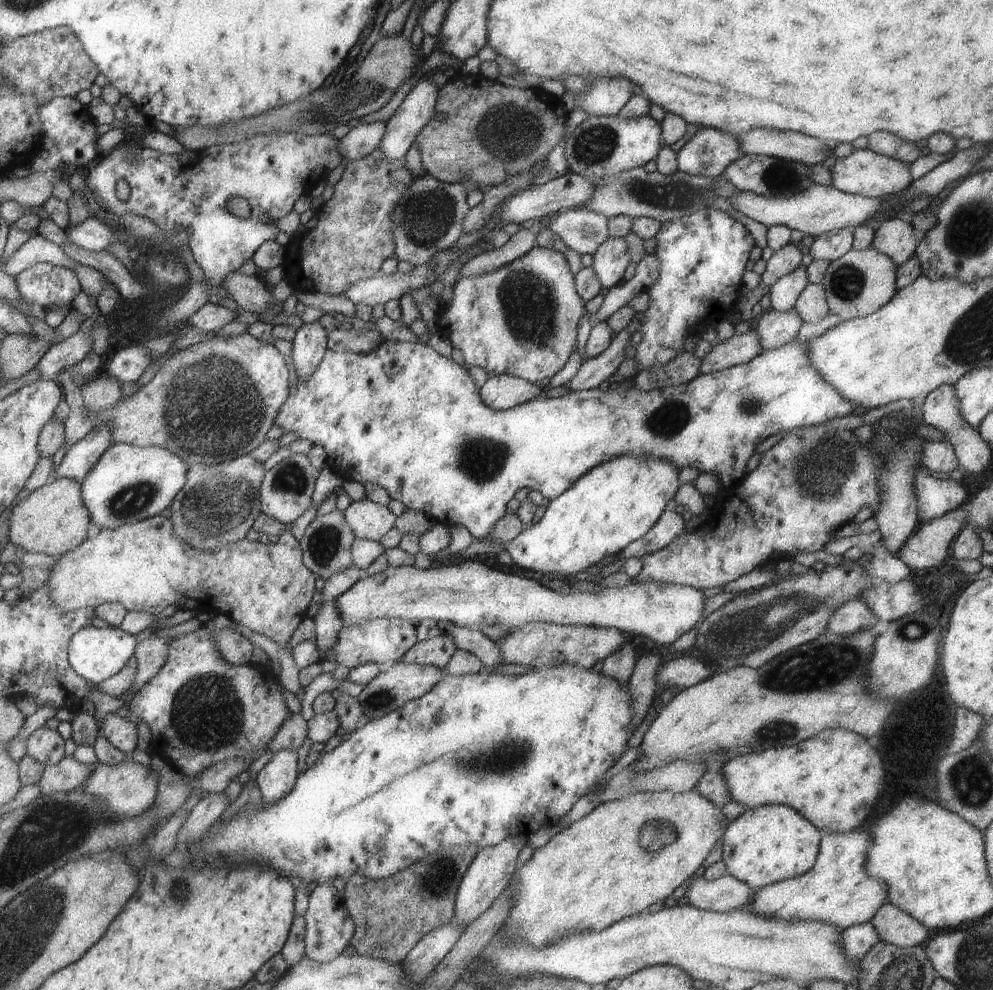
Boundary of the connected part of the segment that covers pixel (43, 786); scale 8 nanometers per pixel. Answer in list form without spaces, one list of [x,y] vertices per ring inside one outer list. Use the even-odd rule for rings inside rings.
[[[65,755],[57,764],[44,765],[43,772],[36,782],[40,794],[67,792],[79,788],[87,780],[92,768],[78,762],[73,755]]]

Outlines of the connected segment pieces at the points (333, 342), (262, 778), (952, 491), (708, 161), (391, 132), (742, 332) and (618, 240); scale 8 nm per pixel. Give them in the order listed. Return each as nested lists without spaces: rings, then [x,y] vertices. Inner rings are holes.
[[[340,327],[325,336],[325,345],[333,352],[368,353],[375,350],[381,341],[381,334],[374,328],[355,330]]]
[[[279,749],[256,774],[254,782],[264,803],[274,803],[285,796],[293,786],[297,774],[297,752]]]
[[[919,467],[914,475],[914,495],[918,504],[918,518],[927,521],[958,509],[967,501],[967,492],[960,481],[938,478]]]
[[[700,127],[676,152],[678,170],[716,177],[742,154],[738,140],[713,127]]]
[[[420,81],[406,94],[402,102],[395,109],[386,122],[386,129],[379,143],[379,148],[388,159],[395,160],[404,156],[414,142],[417,133],[431,120],[436,118],[435,103],[438,88],[434,82]]]
[[[751,325],[737,330],[726,341],[712,343],[710,352],[700,359],[698,374],[721,371],[727,367],[745,364],[763,349]]]
[[[608,237],[592,254],[590,266],[605,288],[611,288],[622,281],[623,271],[629,264],[627,242],[623,237]]]

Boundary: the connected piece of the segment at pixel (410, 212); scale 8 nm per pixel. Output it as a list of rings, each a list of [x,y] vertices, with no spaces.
[[[431,175],[415,179],[392,210],[394,256],[398,261],[420,265],[436,252],[451,247],[462,234],[467,209],[466,192],[461,183],[444,183]]]

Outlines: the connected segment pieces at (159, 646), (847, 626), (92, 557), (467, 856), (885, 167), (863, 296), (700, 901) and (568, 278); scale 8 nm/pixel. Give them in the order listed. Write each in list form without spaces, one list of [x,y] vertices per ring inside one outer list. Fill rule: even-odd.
[[[155,636],[143,639],[135,645],[132,656],[136,660],[136,671],[128,690],[133,688],[134,693],[160,669],[160,666],[164,663],[167,649],[167,638],[155,638]]]
[[[851,599],[835,609],[826,630],[834,635],[852,635],[860,630],[871,629],[877,620],[863,599]]]
[[[153,515],[136,523],[124,524],[116,529],[107,530],[101,529],[98,534],[91,540],[84,540],[79,543],[71,552],[66,552],[60,557],[54,558],[55,564],[53,565],[50,577],[45,582],[50,586],[50,597],[57,605],[61,612],[69,612],[80,608],[93,609],[97,605],[104,602],[118,602],[121,603],[127,611],[141,611],[149,613],[150,615],[156,615],[163,610],[166,606],[175,606],[176,610],[193,610],[196,614],[200,612],[206,612],[208,614],[215,615],[217,612],[224,614],[233,623],[241,624],[245,628],[249,628],[251,632],[258,632],[267,636],[276,642],[281,647],[286,646],[286,640],[290,638],[291,633],[297,628],[297,625],[304,619],[307,607],[309,606],[311,595],[314,591],[315,576],[308,569],[302,561],[302,550],[298,540],[290,533],[290,530],[283,531],[278,536],[278,541],[275,543],[261,543],[259,541],[249,541],[243,537],[235,542],[225,543],[219,545],[215,550],[199,550],[192,547],[187,541],[176,537],[174,530],[172,529],[172,522],[170,518],[165,518],[160,515]]]
[[[463,845],[462,847],[443,847],[437,854],[427,856],[427,860],[415,862],[411,868],[397,872],[387,880],[365,880],[359,875],[349,876],[343,890],[344,905],[347,907],[351,918],[354,920],[354,933],[349,945],[355,948],[357,955],[384,960],[390,963],[399,963],[417,941],[430,930],[449,924],[454,918],[454,898],[460,879],[464,875],[470,860],[473,860],[477,847]]]
[[[868,148],[855,149],[848,156],[835,158],[834,162],[830,169],[832,187],[852,195],[865,198],[889,197],[907,188],[912,181],[910,164],[877,154]]]
[[[872,246],[865,250],[855,251],[849,249],[842,257],[831,261],[824,272],[822,285],[824,295],[828,306],[828,312],[838,316],[841,321],[864,317],[881,308],[897,291],[895,286],[896,266],[880,252],[877,252]]]
[[[729,873],[713,880],[697,875],[687,881],[684,896],[696,909],[722,913],[747,906],[753,891]]]
[[[535,246],[532,249],[529,249],[523,256],[500,266],[494,271],[483,273],[482,275],[473,275],[457,279],[457,282],[455,282],[454,287],[452,288],[451,302],[445,305],[445,308],[437,311],[437,326],[438,331],[445,336],[445,338],[450,340],[451,346],[459,348],[464,358],[464,364],[467,367],[479,366],[479,368],[485,370],[487,377],[505,373],[538,384],[542,378],[550,379],[554,374],[557,374],[557,372],[565,366],[569,354],[576,349],[575,336],[577,336],[577,333],[575,328],[577,328],[577,322],[579,322],[581,316],[586,313],[585,308],[583,307],[584,303],[584,300],[575,290],[574,275],[569,271],[569,265],[567,265],[564,254],[560,251]]]

